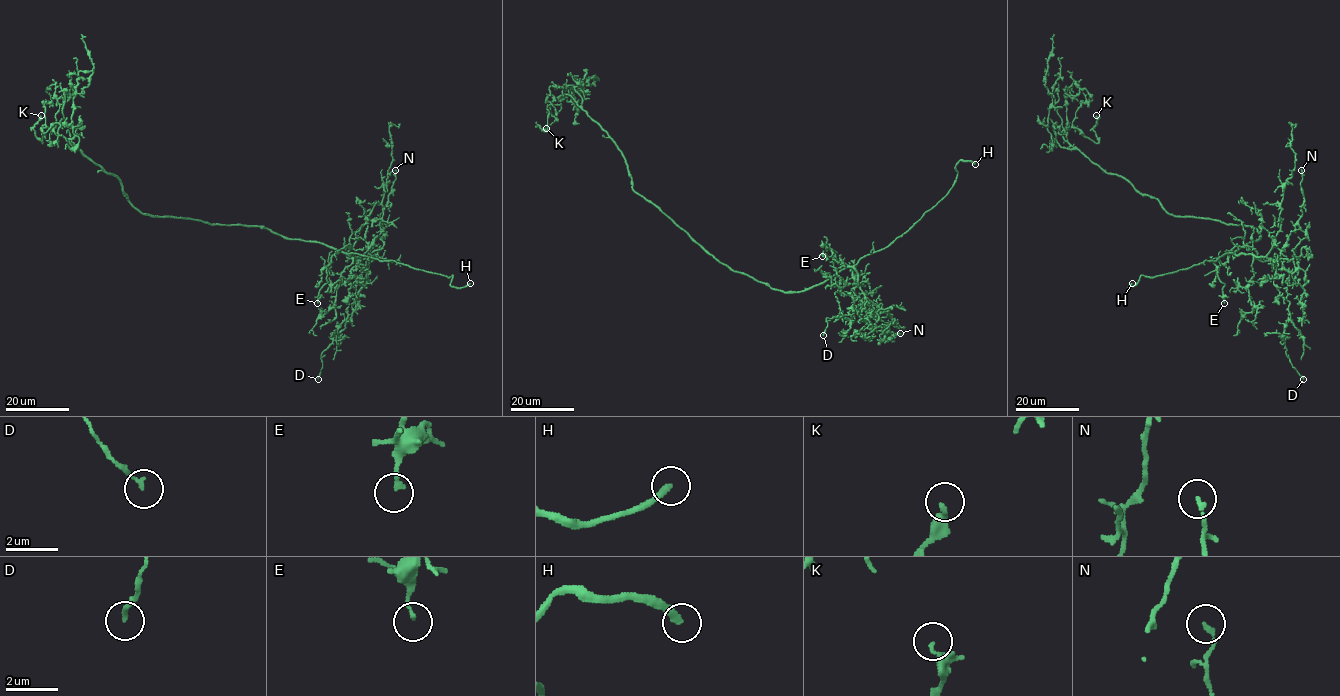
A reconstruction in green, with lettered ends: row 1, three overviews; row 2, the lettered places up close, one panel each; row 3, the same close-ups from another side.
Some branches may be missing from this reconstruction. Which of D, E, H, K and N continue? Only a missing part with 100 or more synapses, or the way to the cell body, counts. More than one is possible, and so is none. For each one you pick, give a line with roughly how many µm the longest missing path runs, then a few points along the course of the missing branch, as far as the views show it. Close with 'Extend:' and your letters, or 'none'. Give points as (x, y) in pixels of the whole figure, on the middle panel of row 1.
H: Missing length about 20 µm
Extend: H

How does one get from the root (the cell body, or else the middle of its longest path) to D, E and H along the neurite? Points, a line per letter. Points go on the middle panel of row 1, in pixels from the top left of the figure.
D: (709, 254), (783, 292), (807, 290), (852, 267), (864, 303), (854, 305), (852, 322), (827, 318), (823, 335)
E: (709, 254), (783, 292), (807, 290), (847, 267), (858, 285), (852, 289), (852, 270), (832, 249), (822, 256)
H: (709, 254), (773, 289), (807, 290), (889, 246), (948, 192), (960, 161), (975, 164)

